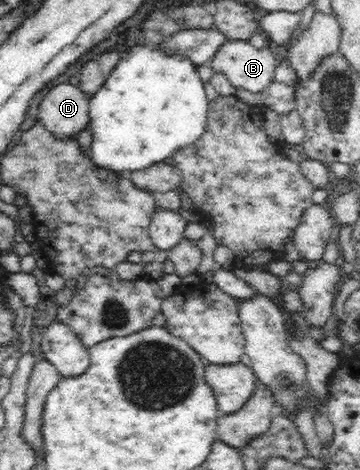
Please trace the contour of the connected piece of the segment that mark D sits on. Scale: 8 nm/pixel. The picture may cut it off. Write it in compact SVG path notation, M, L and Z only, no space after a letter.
M58 84L40 100L40 122L56 137L72 137L90 123L89 98L72 84Z

